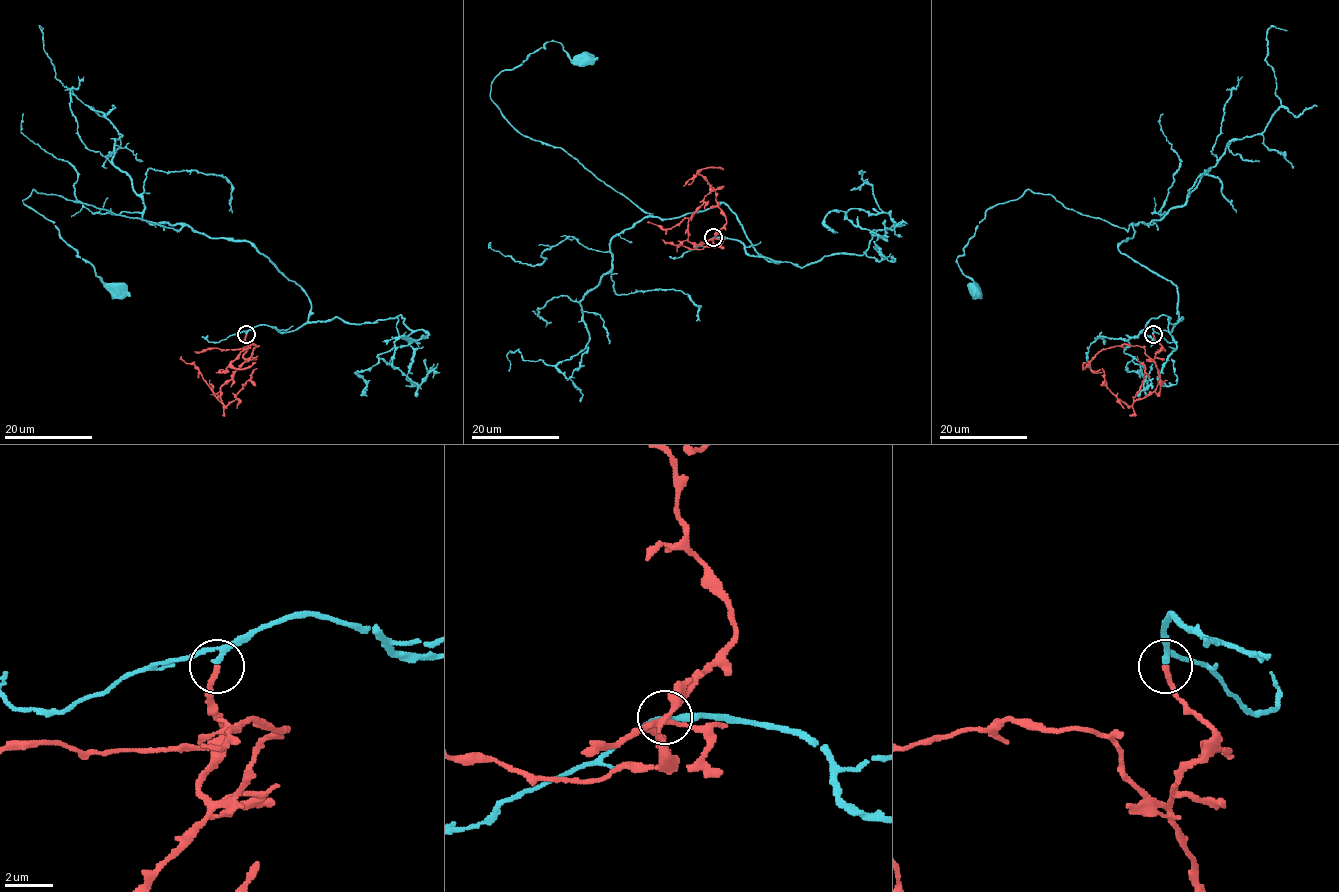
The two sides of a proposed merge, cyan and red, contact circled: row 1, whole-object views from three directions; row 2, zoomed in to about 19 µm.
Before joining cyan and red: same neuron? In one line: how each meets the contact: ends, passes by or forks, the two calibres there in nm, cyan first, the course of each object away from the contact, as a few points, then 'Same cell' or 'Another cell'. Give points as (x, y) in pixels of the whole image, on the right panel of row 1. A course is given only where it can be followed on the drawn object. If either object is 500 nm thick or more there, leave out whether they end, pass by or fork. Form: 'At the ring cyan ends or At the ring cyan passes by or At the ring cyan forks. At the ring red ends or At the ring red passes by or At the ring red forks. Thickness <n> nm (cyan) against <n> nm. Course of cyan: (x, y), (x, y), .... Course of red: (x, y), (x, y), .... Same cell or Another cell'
At the ring cyan passes by. At the ring red ends. Thickness 180 nm (cyan) against 200 nm. Course of cyan: (1153, 333), (1178, 320), (1178, 289), (1118, 249), (1132, 224), (1050, 194), (986, 211), (957, 259), (974, 290). Course of red: (1153, 334), (1161, 348), (1154, 362), (1159, 383), (1143, 398), (1130, 406), (1121, 401), (1106, 386), (1102, 368). Same cell

